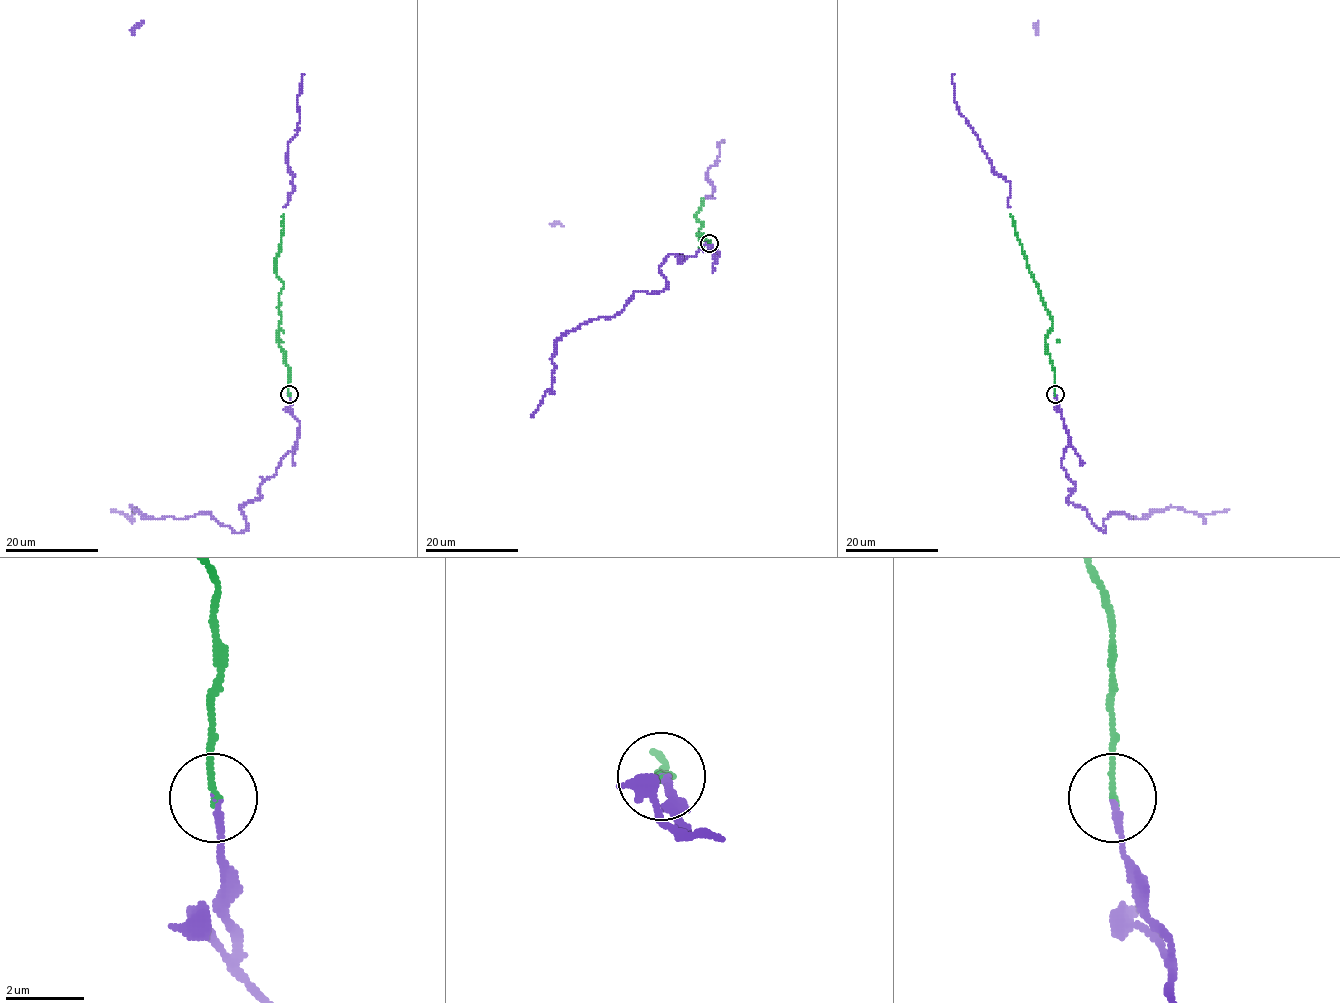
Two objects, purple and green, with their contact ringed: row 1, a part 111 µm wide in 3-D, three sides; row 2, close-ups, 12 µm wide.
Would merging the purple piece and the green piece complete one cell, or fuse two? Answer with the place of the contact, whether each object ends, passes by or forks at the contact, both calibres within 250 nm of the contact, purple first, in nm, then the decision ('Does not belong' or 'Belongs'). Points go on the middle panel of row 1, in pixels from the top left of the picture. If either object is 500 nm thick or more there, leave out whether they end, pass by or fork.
Place: (709, 243). At the ring purple ends. At the ring green ends. Thickness 160 nm (purple) against 150 nm. Belongs

